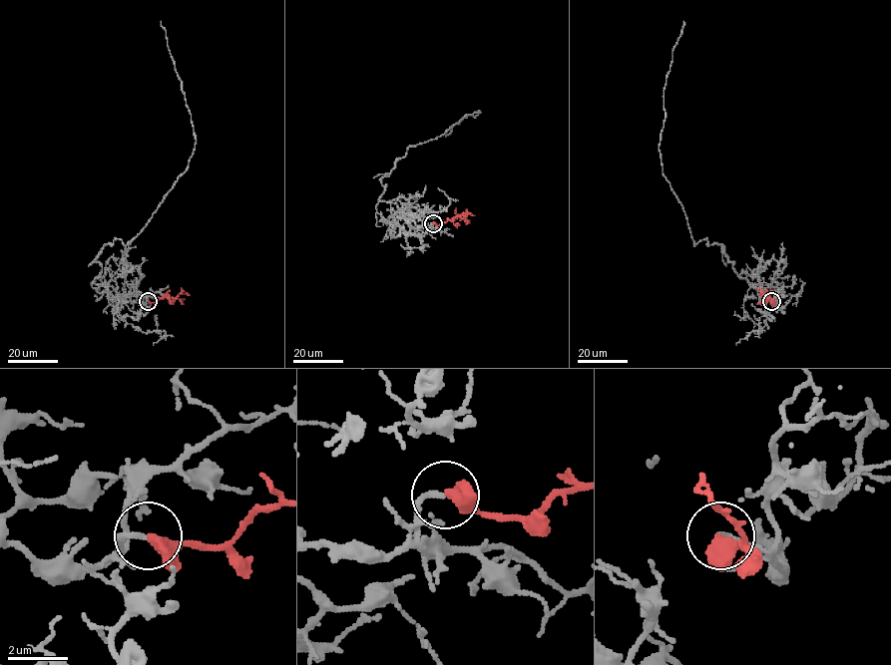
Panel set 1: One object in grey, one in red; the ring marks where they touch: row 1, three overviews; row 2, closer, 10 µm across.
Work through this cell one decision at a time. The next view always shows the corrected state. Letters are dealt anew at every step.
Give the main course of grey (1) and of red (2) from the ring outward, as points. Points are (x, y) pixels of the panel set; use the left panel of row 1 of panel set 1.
1: (148, 301), (134, 302), (94, 279), (105, 244), (120, 239), (126, 245), (141, 231), (195, 149), (161, 21)
2: (148, 301), (155, 302), (166, 294), (172, 300), (181, 293), (190, 295)

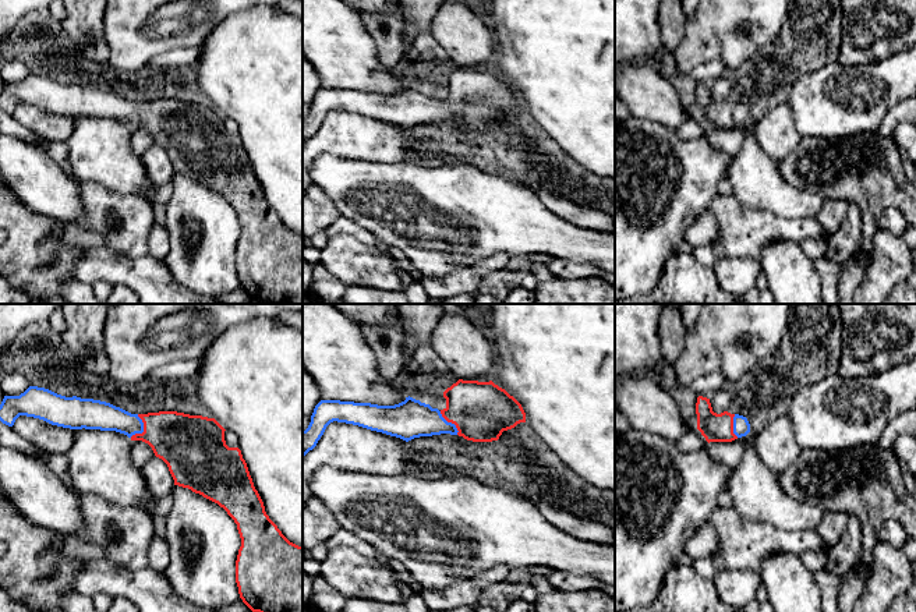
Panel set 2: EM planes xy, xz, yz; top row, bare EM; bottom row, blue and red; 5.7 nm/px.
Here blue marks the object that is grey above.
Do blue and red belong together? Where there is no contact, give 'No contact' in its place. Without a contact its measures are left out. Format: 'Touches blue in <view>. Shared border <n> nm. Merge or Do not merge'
Touches blue in xy. Shared border 140 nm. Merge

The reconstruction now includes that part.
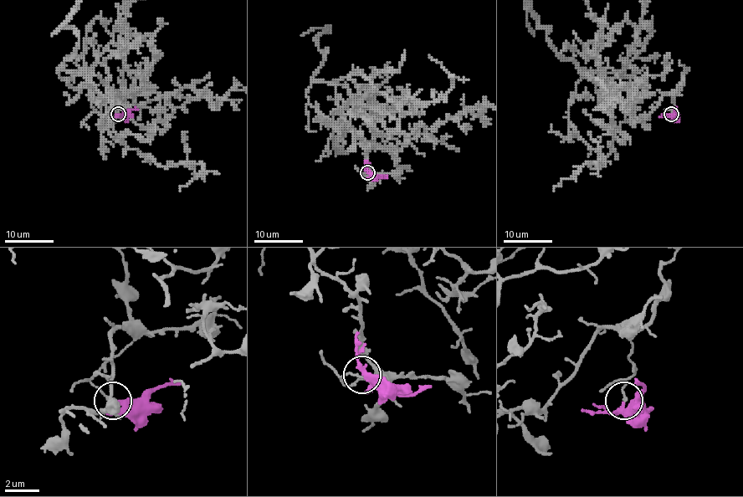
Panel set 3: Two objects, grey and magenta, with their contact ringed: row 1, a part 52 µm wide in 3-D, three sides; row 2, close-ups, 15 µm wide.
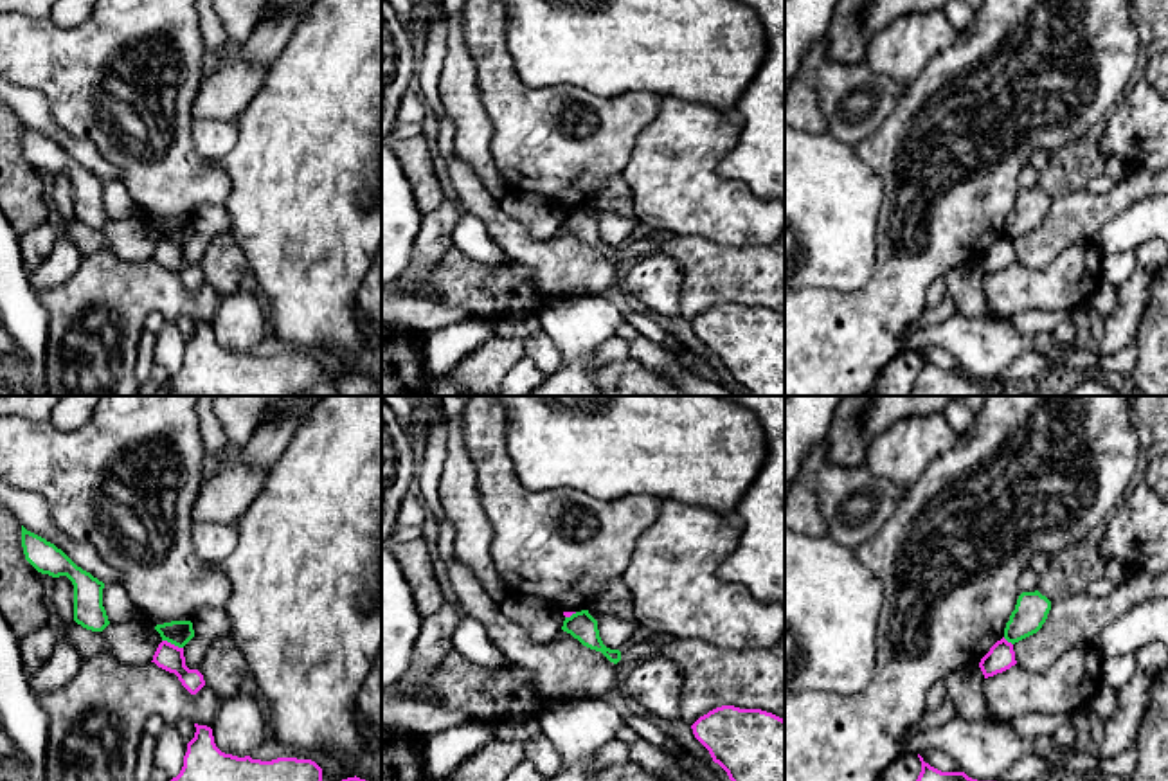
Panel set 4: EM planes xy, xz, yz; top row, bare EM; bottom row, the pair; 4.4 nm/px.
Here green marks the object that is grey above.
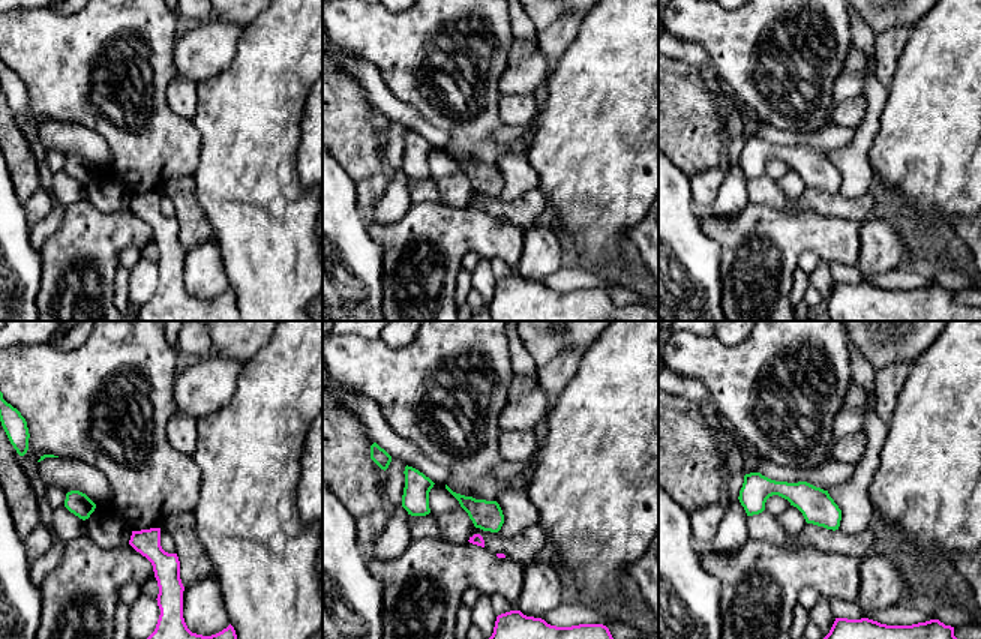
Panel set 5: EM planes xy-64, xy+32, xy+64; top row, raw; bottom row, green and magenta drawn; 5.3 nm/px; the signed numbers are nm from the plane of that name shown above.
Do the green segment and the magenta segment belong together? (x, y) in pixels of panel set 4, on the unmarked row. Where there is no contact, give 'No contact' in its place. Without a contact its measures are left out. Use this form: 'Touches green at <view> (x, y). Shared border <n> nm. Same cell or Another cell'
Touches green at xy (173, 240). Shared border 100 nm. Another cell

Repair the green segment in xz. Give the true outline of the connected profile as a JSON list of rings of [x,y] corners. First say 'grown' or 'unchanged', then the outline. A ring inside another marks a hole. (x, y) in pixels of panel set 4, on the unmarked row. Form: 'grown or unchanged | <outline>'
unchanged | [[[581,207],[571,214],[565,214],[562,227],[571,230],[583,243],[601,248],[610,259],[617,261],[621,257],[619,247],[610,247],[603,241],[597,218],[588,211],[588,207]]]

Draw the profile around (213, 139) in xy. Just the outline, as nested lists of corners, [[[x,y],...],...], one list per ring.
[[[193,121],[193,142],[200,157],[220,162],[238,142],[238,126],[230,121]]]

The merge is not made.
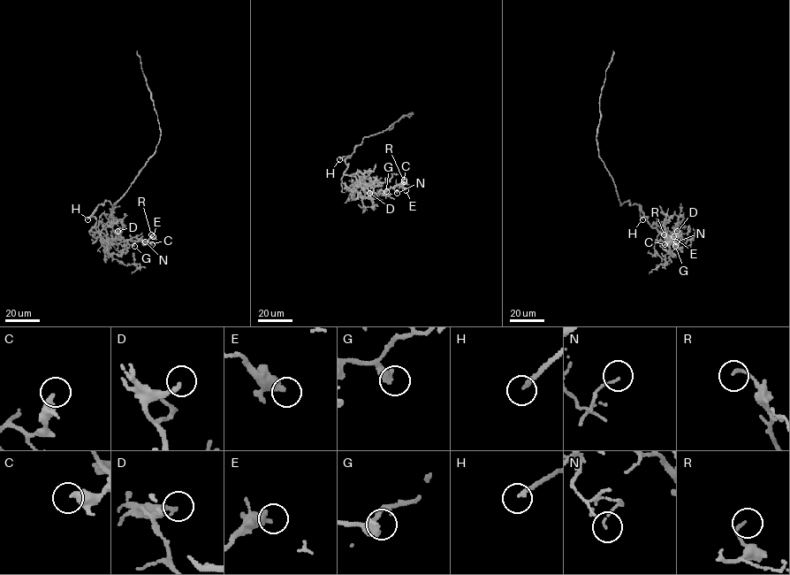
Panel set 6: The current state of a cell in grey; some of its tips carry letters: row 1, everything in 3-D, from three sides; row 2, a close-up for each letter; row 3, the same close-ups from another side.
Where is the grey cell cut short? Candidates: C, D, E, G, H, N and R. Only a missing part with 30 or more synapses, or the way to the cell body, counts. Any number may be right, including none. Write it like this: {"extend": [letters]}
{"extend": ["D", "H"]}

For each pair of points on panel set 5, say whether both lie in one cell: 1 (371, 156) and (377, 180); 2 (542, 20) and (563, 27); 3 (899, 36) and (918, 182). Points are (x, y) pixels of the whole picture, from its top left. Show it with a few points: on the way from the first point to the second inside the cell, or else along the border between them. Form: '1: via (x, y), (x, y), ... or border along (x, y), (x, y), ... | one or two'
1: border along (380, 170), (356, 183) | two
2: border along (570, 15), (561, 15), (539, 32) | two
3: border along (914, 26), (897, 60), (894, 75), (887, 86) | two

